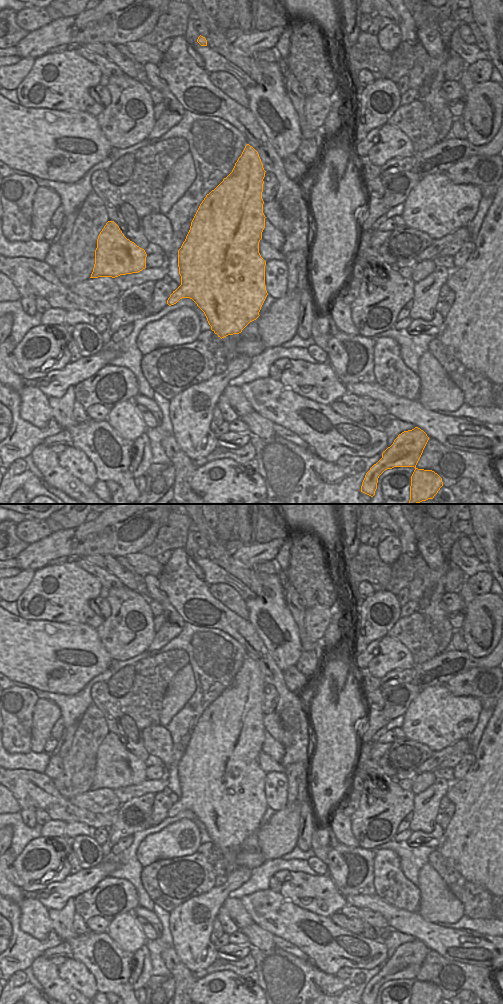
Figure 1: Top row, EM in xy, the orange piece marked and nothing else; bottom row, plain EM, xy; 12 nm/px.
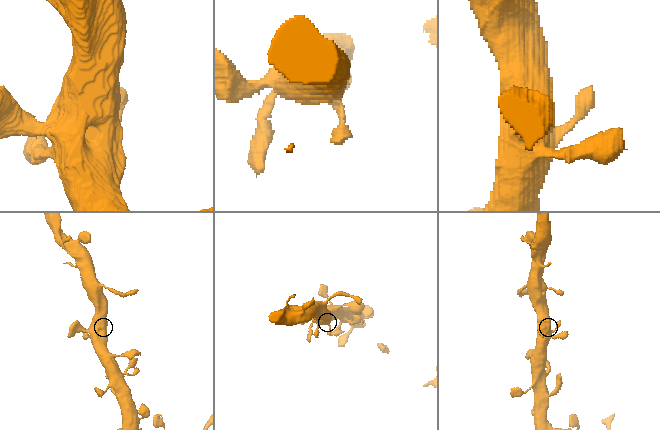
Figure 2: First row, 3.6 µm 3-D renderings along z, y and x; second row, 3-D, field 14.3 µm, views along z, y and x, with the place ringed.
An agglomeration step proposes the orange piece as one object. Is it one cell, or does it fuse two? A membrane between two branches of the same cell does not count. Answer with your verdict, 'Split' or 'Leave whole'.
Leave whole.

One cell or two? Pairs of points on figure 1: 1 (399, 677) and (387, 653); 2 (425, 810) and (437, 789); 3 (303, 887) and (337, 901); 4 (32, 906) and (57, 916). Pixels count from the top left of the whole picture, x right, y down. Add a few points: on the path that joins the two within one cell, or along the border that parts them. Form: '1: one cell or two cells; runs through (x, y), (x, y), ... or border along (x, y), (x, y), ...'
1: two cells; border along (413, 668), (393, 669), (381, 678)
2: one cell; runs through (426, 805), (436, 794)
3: one cell; runs through (311, 893), (318, 894), (329, 901)
4: two cells; border along (48, 909), (48, 917), (53, 929)

